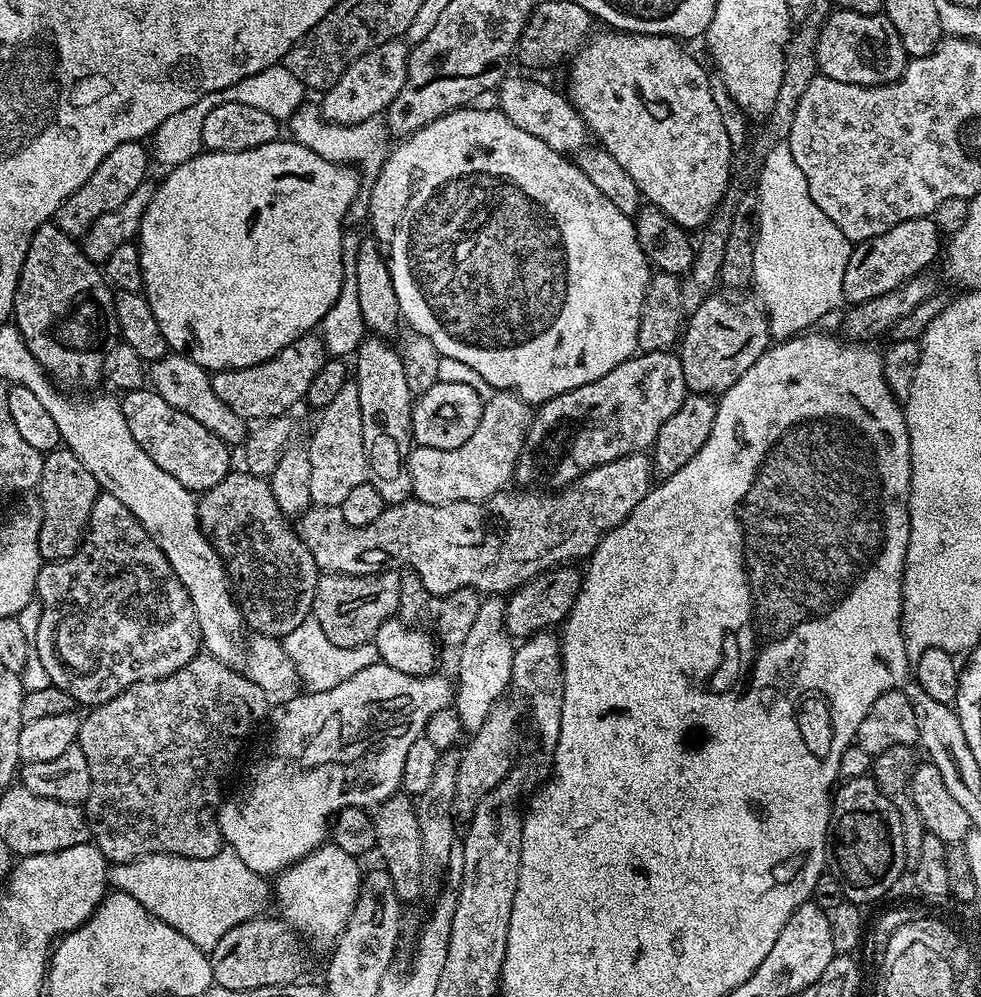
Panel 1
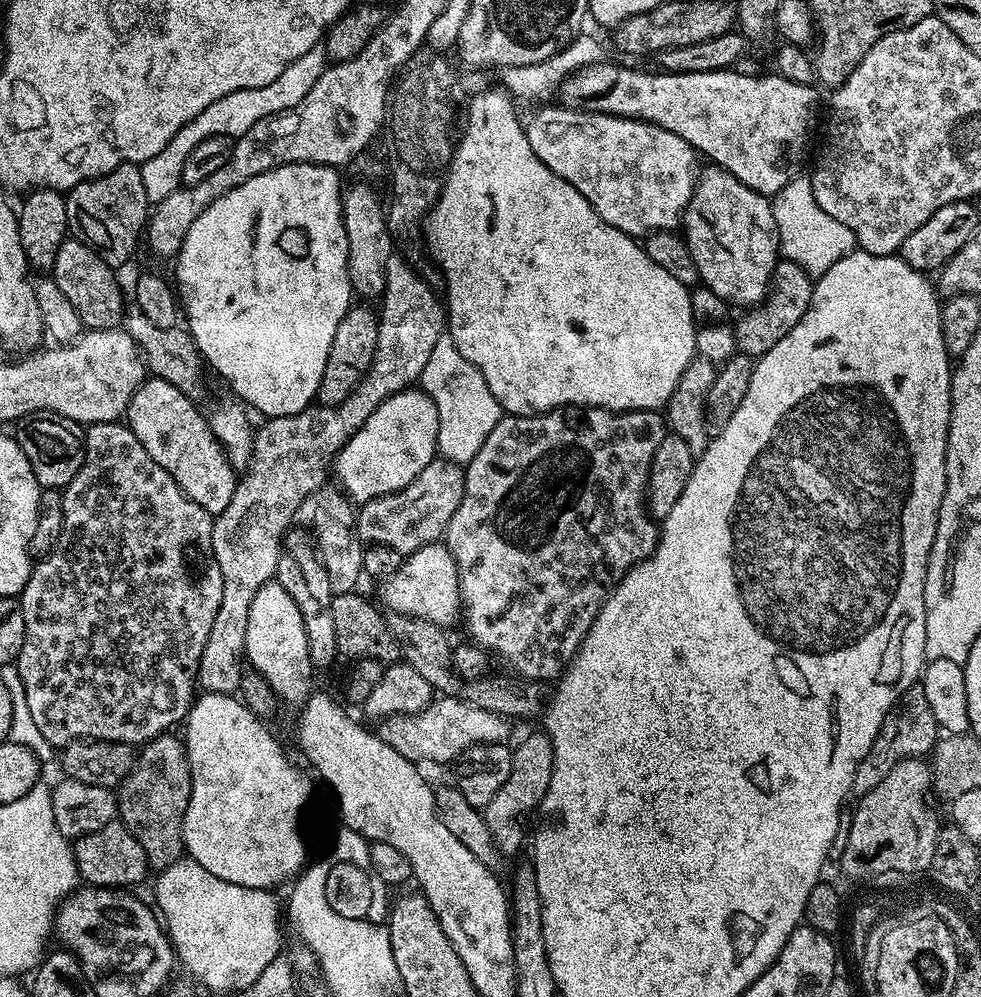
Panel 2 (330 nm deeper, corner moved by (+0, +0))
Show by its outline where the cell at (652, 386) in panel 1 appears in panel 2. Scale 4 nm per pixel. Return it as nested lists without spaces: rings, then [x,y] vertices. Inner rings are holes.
[[[581,407],[579,410],[542,412],[535,416],[501,415],[498,426],[490,430],[490,438],[482,442],[482,450],[478,450],[478,454],[474,454],[472,461],[464,468],[462,502],[458,510],[454,510],[454,518],[450,518],[448,528],[443,534],[450,554],[458,566],[462,625],[468,631],[467,639],[471,643],[477,644],[493,657],[501,656],[516,671],[513,673],[525,680],[552,682],[563,673],[576,656],[590,626],[596,621],[609,592],[635,564],[641,564],[656,553],[660,534],[657,521],[648,514],[648,475],[654,462],[654,450],[662,446],[664,435],[666,420],[659,411],[609,412],[607,408]]]

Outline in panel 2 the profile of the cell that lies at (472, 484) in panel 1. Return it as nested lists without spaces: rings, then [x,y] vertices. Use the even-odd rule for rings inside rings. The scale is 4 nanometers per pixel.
[[[443,458],[434,459],[410,486],[359,505],[355,513],[355,535],[365,545],[390,546],[390,550],[398,550],[403,557],[411,556],[422,546],[435,544],[443,537],[450,518],[454,518],[454,510],[458,510],[462,502],[463,493],[464,468]]]

